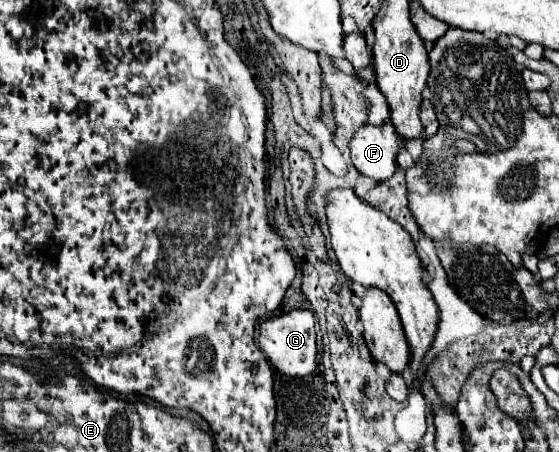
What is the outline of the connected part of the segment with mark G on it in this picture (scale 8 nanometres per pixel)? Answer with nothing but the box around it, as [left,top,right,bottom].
[259,309,317,377]

